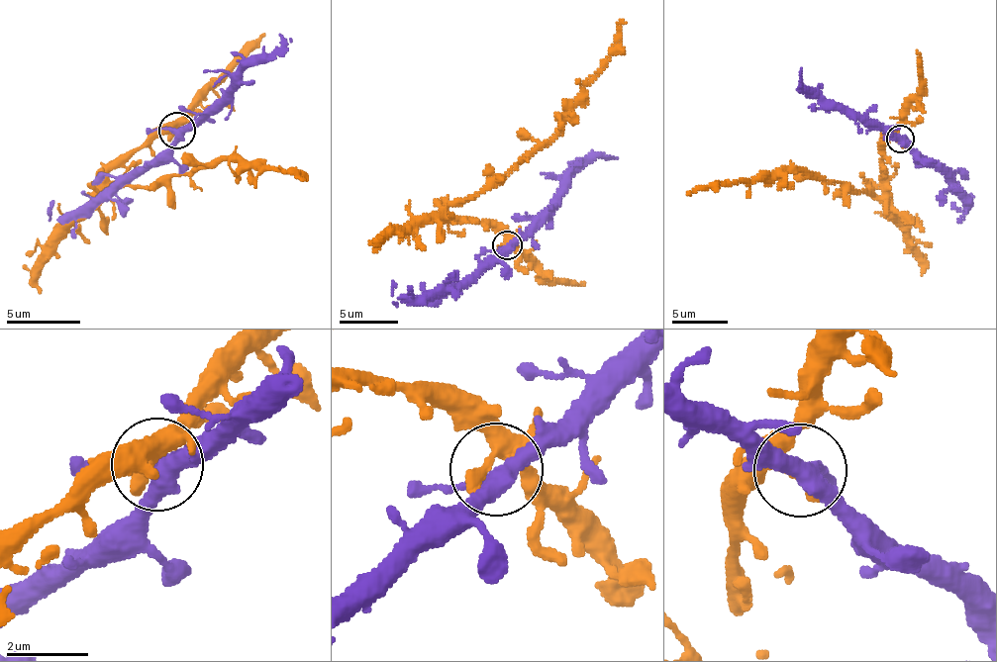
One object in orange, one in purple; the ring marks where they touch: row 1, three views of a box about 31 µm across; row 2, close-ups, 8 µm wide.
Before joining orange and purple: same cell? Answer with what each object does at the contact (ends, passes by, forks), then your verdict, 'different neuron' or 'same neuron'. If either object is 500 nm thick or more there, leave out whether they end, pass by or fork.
orange passes by; purple forks; same neuron

